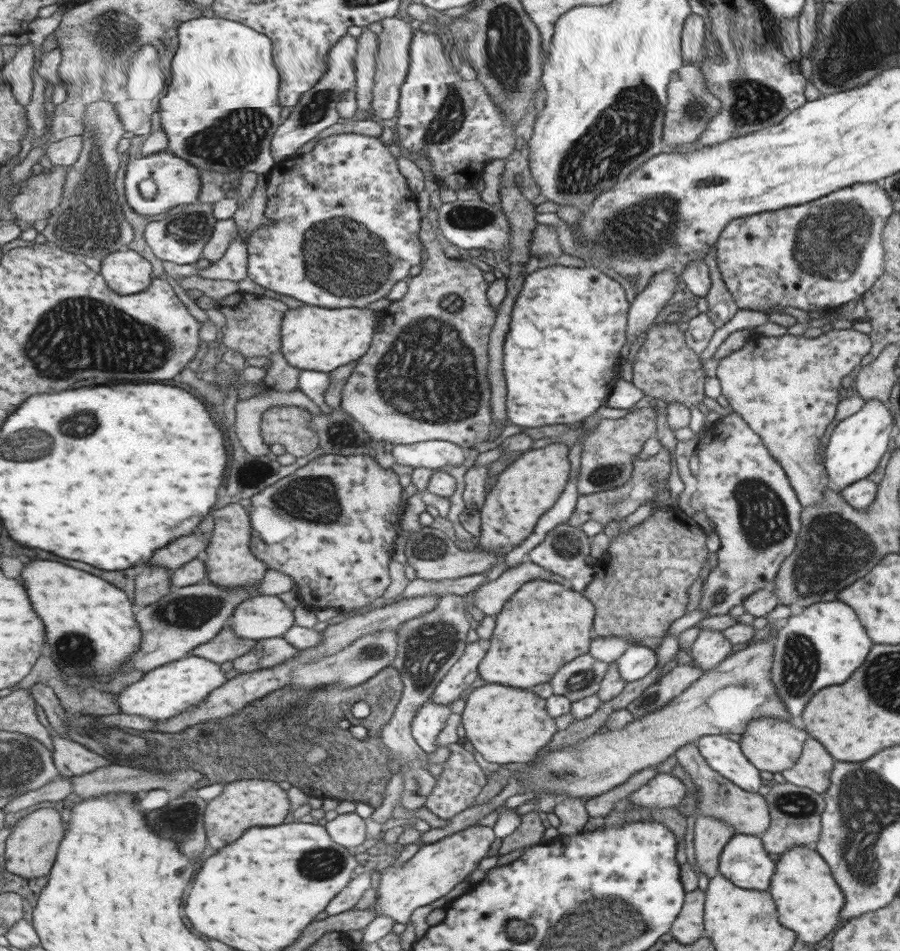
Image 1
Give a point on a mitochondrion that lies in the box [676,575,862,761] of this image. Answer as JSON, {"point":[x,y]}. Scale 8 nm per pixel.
{"point":[800,665]}

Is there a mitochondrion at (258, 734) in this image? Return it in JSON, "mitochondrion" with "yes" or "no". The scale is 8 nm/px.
{"mitochondrion":"yes"}

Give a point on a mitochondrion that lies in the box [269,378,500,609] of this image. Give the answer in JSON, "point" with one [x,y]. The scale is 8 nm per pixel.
{"point":[342,434]}

